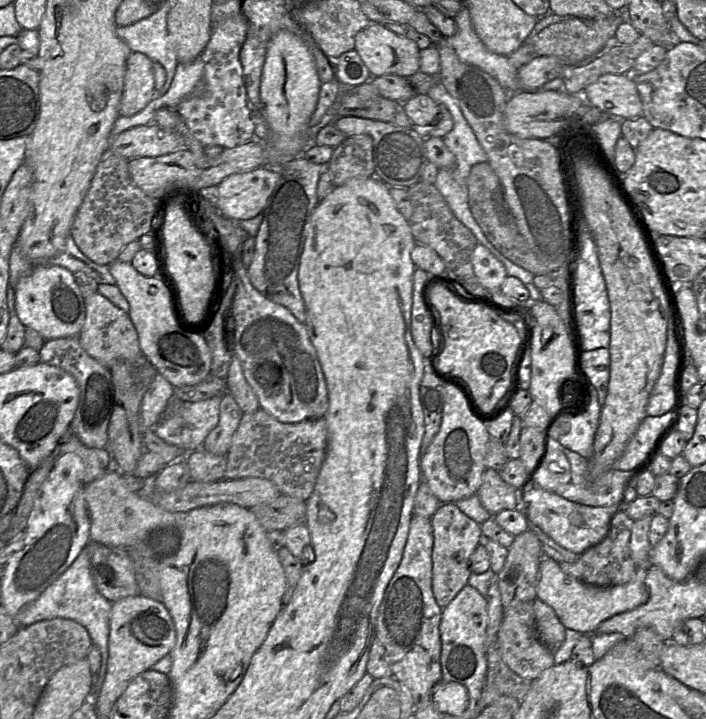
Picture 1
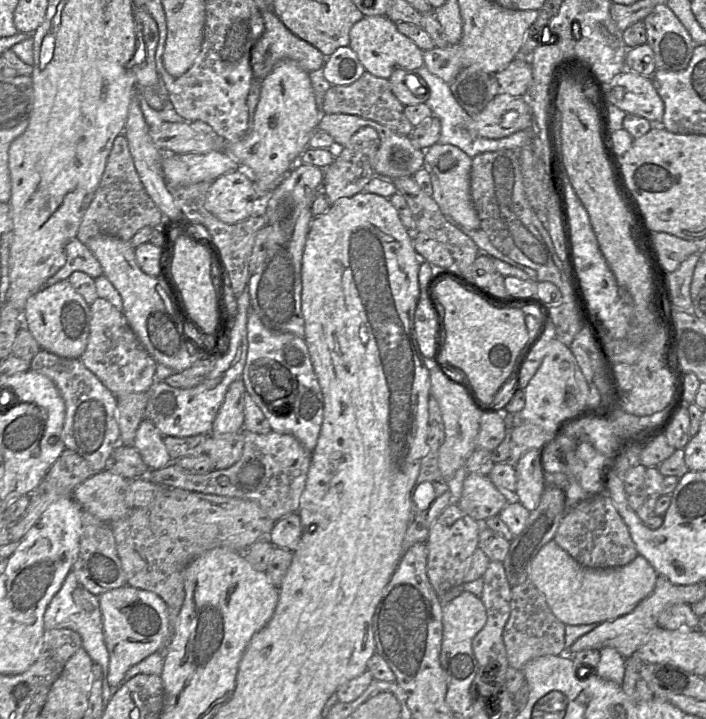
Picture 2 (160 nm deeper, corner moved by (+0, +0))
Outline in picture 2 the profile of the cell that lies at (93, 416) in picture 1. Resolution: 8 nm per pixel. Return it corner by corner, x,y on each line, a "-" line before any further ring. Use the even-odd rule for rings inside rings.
40,349
32,358
30,369
50,378
57,387
65,403
65,420
62,440
65,448
73,450
84,458
98,473
105,469
105,464
113,449
120,443
120,430
117,415
116,396
82,363
80,358
64,358

